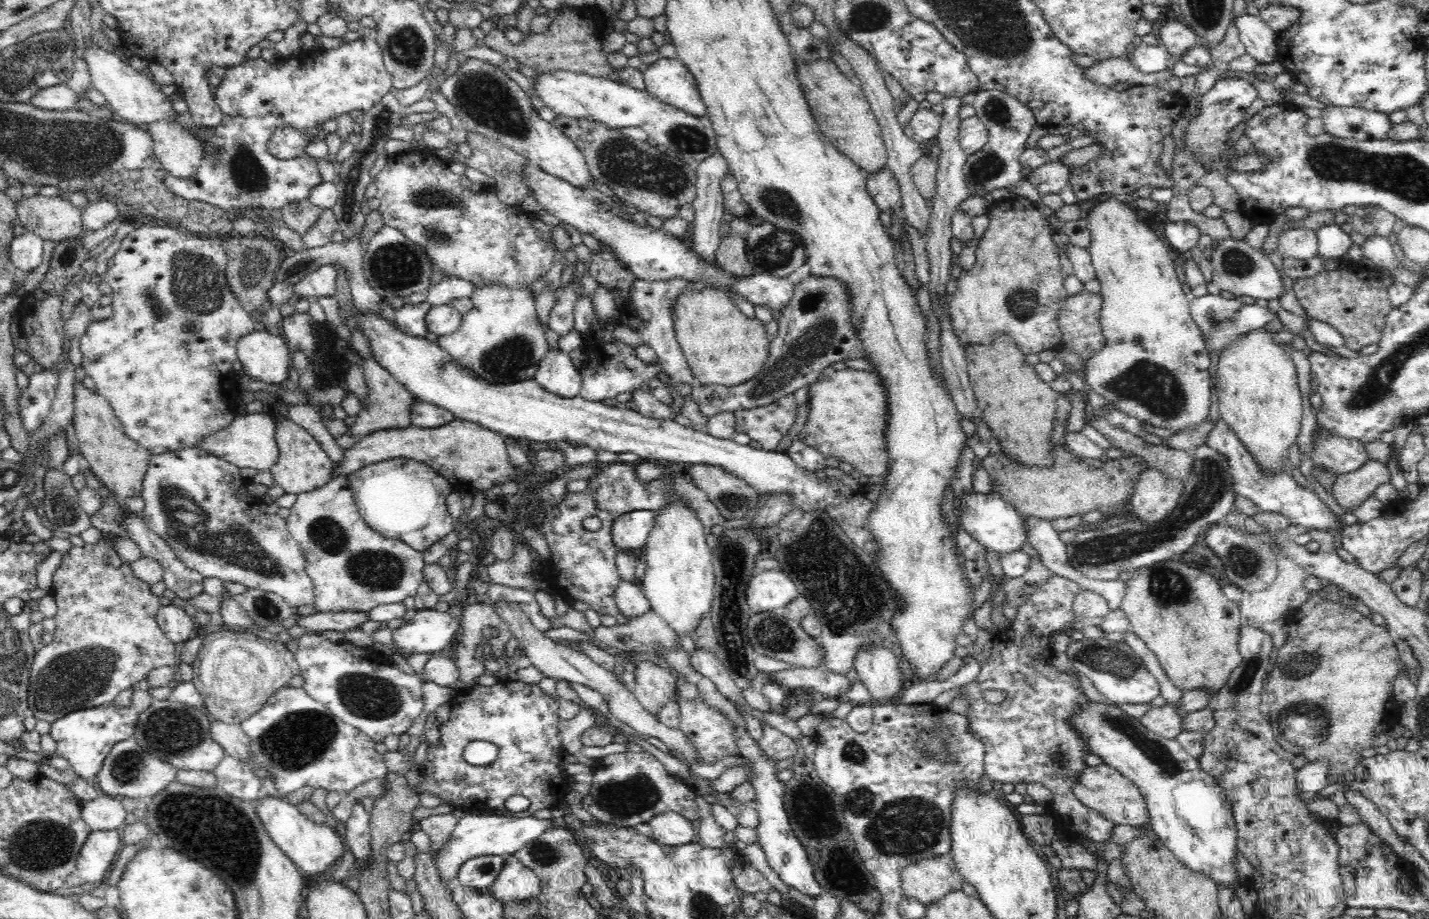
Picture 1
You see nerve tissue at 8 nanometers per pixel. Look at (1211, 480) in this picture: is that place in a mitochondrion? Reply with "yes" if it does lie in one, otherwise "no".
yes

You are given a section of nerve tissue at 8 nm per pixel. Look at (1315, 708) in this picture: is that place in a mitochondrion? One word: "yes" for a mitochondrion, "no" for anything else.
yes

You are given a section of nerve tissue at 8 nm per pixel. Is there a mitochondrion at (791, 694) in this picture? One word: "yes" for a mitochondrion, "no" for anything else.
no

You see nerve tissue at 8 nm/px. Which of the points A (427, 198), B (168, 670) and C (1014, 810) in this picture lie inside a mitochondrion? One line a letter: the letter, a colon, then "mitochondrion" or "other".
A: mitochondrion
B: other
C: other

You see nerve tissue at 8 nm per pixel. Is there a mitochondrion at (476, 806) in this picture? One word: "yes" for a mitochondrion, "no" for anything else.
no

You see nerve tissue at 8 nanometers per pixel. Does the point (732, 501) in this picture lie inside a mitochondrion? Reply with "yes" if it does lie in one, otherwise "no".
yes

